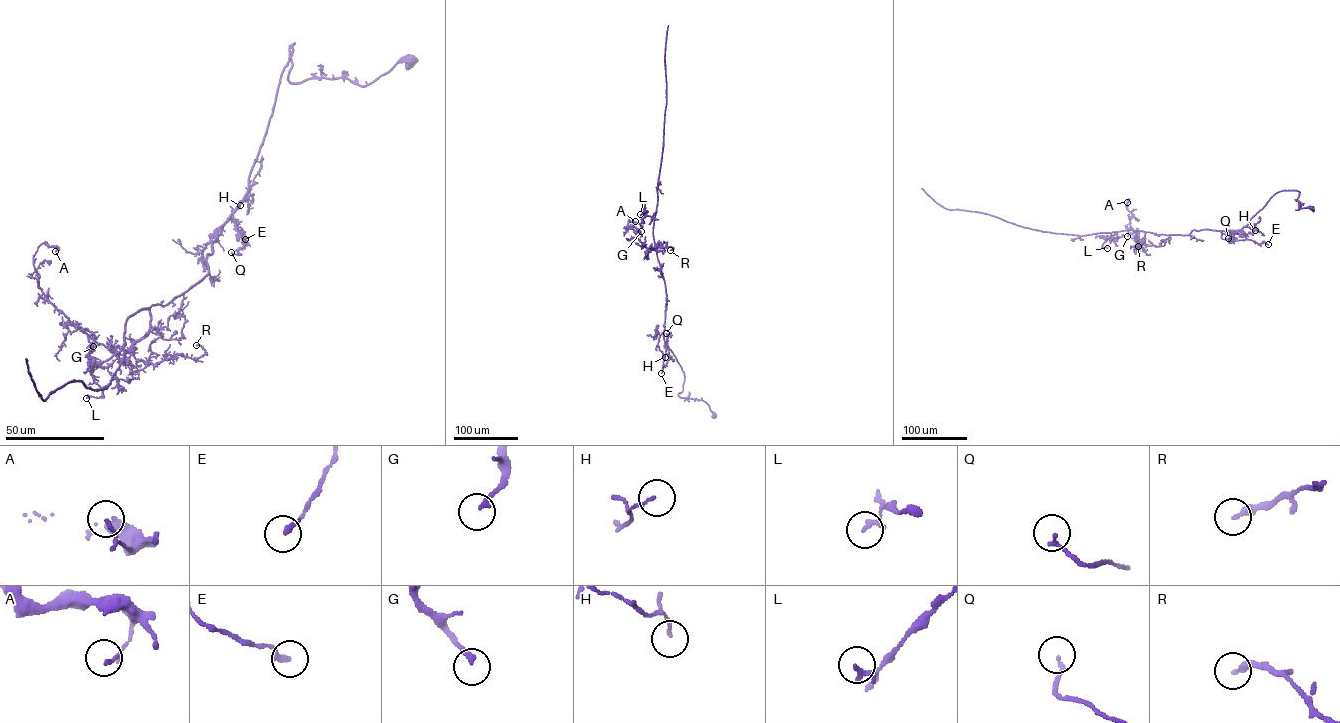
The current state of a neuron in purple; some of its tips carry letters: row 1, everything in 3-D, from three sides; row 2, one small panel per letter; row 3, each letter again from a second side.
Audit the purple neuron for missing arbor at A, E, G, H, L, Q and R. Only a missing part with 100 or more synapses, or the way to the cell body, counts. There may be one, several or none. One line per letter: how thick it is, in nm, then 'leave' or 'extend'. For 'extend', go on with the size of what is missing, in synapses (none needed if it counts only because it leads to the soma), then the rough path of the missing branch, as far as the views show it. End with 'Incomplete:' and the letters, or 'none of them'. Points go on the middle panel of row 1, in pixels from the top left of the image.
A: 90 nm | leave
E: 200 nm | leave
G: 190 nm | leave
H: 100 nm | leave
L: 240 nm | leave
Q: 160 nm | leave
R: 280 nm | leave
Incomplete: none of them

